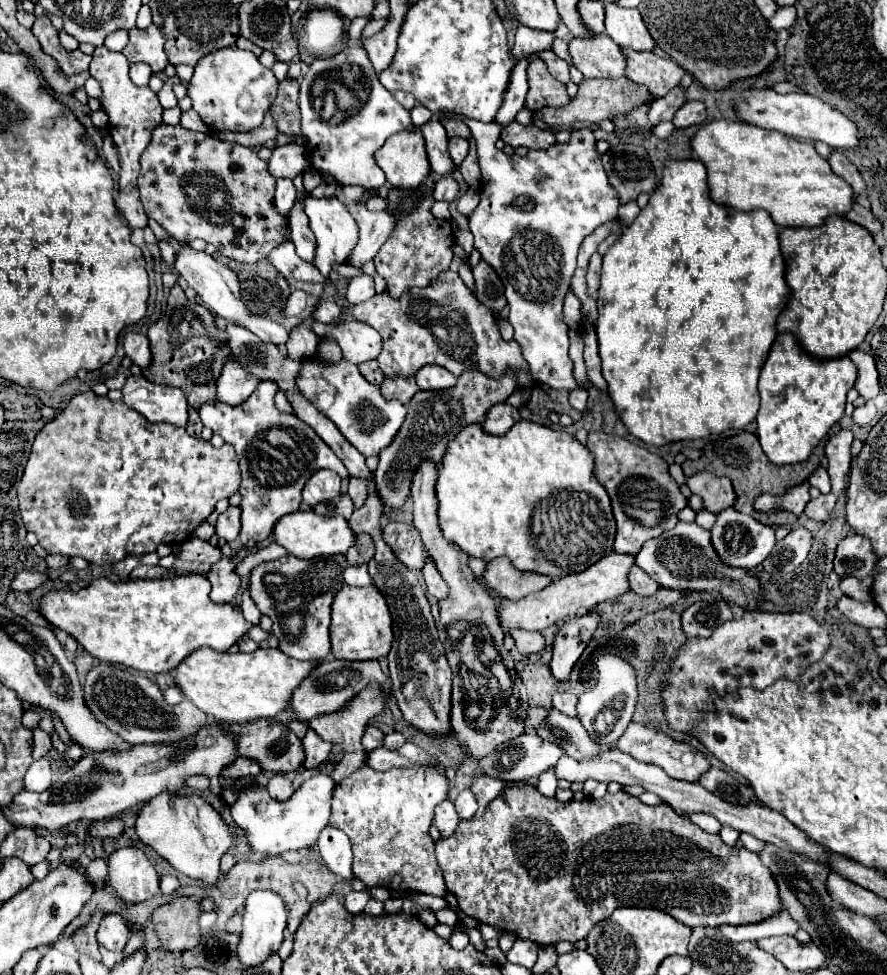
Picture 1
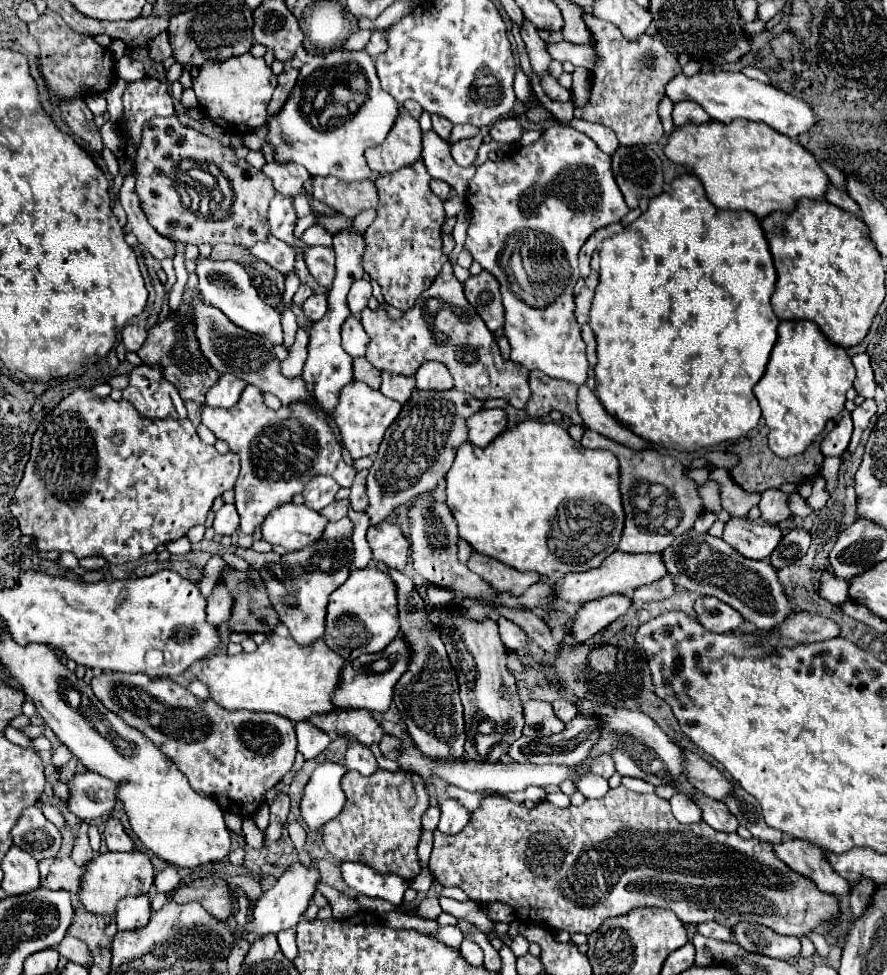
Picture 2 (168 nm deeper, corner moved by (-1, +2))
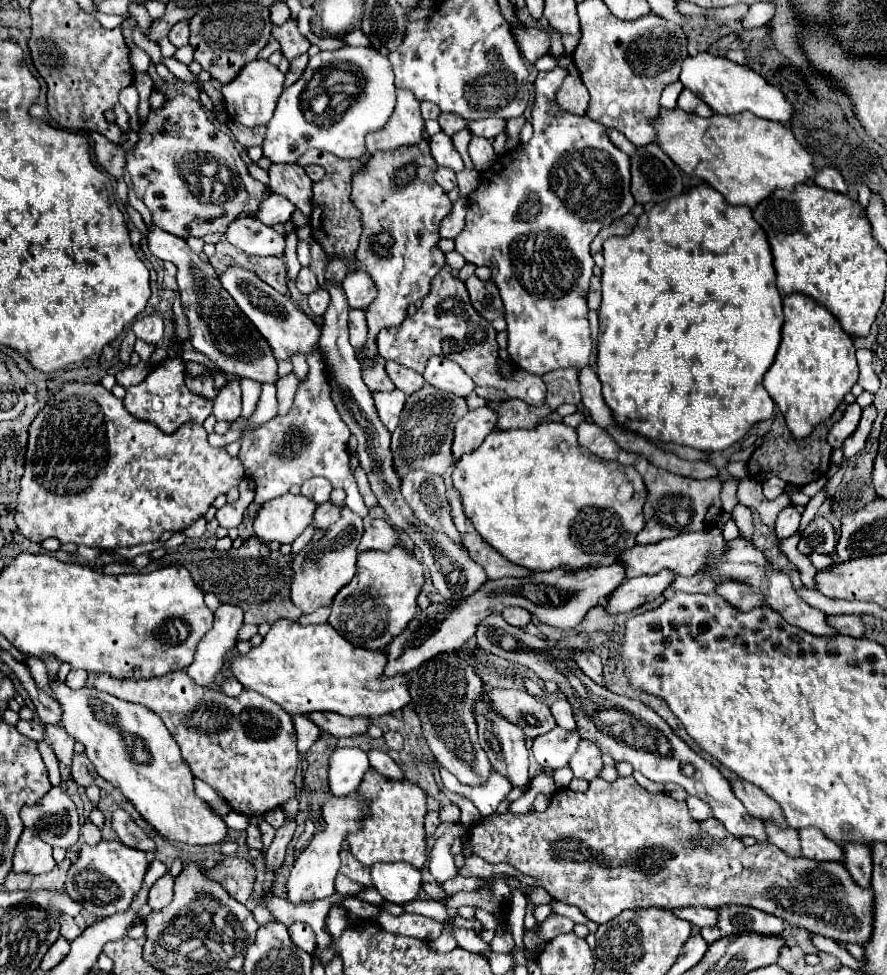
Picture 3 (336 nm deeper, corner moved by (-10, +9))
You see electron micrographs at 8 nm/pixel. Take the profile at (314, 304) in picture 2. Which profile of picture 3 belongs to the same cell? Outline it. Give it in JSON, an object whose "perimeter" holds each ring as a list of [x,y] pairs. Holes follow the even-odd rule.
{"perimeter":[[[318,287],[318,291],[314,291],[314,293],[308,295],[308,303],[310,303],[310,309],[316,315],[324,315],[326,307],[330,303],[330,295],[328,295],[328,291],[324,287]]]}

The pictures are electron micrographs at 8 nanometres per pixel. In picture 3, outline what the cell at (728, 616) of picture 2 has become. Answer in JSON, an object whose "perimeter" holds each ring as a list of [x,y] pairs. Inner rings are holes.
{"perimeter":[[[724,581],[716,587],[716,593],[722,595],[732,607],[742,607],[742,611],[750,611],[750,607],[762,605],[762,593],[756,587],[736,583],[736,581]]]}

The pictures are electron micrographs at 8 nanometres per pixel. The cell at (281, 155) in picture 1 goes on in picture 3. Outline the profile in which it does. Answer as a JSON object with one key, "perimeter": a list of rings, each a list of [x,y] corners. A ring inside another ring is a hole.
{"perimeter":[[[276,163],[268,169],[270,173],[270,189],[272,193],[284,195],[286,199],[290,199],[306,217],[310,217],[312,211],[312,203],[310,203],[310,195],[312,195],[312,179],[308,177],[308,173],[304,171],[302,165],[298,163]]]}

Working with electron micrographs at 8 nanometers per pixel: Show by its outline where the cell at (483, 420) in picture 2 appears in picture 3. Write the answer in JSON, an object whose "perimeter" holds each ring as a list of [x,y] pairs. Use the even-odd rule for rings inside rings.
{"perimeter":[[[480,407],[468,411],[454,427],[454,443],[452,443],[452,453],[454,461],[460,459],[460,455],[470,453],[478,449],[484,439],[496,429],[496,417],[498,413],[490,407]]]}

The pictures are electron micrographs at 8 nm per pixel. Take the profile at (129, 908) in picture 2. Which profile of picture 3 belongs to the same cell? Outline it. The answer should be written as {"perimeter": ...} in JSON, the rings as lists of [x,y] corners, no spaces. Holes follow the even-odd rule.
{"perimeter":[[[166,873],[164,877],[160,877],[160,879],[150,887],[150,897],[146,899],[146,905],[148,905],[152,911],[164,909],[164,907],[172,901],[172,885],[174,885],[174,879],[170,877],[170,873]]]}

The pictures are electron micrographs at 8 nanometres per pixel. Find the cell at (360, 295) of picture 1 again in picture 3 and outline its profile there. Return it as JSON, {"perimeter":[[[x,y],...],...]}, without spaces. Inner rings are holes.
{"perimeter":[[[356,271],[352,275],[348,275],[342,281],[348,305],[352,309],[364,309],[374,301],[376,295],[376,287],[374,281],[370,279],[370,275],[366,275],[366,271]]]}

